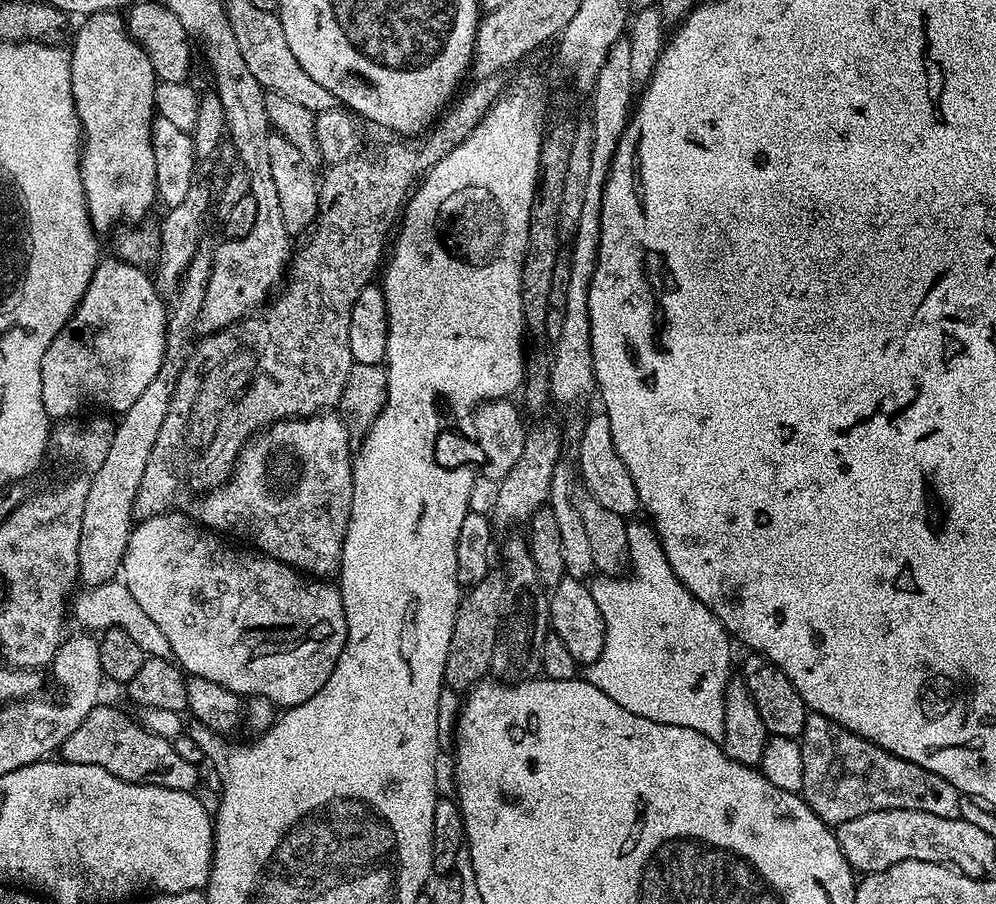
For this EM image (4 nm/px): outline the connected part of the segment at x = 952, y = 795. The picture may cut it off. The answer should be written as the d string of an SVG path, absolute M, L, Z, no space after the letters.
M809 714L798 743L802 750L800 792L804 801L810 806L810 810L814 810L814 814L818 814L818 818L822 818L824 824L839 826L862 814L870 814L878 810L922 810L926 814L938 814L938 818L960 819L962 793L954 786L950 786L946 778L930 770L922 770L922 766L906 758L898 758L892 752L882 750L882 746L854 734L849 728L830 718Z

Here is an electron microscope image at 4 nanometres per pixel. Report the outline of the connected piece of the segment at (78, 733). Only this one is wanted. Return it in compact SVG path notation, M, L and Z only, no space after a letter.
M107 702L86 714L86 722L66 738L58 756L65 764L102 766L102 770L129 780L131 784L157 784L170 790L192 792L200 780L201 769L186 762L186 758L174 750L172 741L158 738L158 734L143 728L139 719L132 717L131 720L122 709L111 708Z

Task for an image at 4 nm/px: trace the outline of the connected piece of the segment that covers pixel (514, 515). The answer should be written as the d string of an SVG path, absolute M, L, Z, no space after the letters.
M559 423L540 424L537 428L527 429L522 458L518 458L518 462L515 462L498 486L498 503L494 505L494 510L490 514L493 525L520 523L523 525L547 503L554 466L561 459L561 429Z

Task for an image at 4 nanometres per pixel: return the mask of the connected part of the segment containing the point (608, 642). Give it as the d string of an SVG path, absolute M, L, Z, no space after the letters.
M633 519L626 530L628 564L630 569L632 568L632 580L596 578L600 580L593 579L590 584L594 594L594 602L598 602L598 610L602 610L602 622L606 630L606 638L602 646L602 654L593 664L587 665L586 678L591 684L598 686L598 690L602 690L602 694L614 698L614 702L618 702L618 706L622 706L622 710L630 710L630 714L638 714L638 718L650 718L650 722L662 722L666 726L686 726L690 730L698 730L698 734L706 734L712 740L723 741L724 719L726 718L724 699L726 698L726 686L733 675L732 647L734 647L734 641L722 626L720 619L705 604L698 602L698 598L694 598L694 594L690 594L690 590L686 590L684 583L676 577L670 562L666 558L664 547L660 545L660 540L656 536L656 529L652 527L651 523L638 519Z

